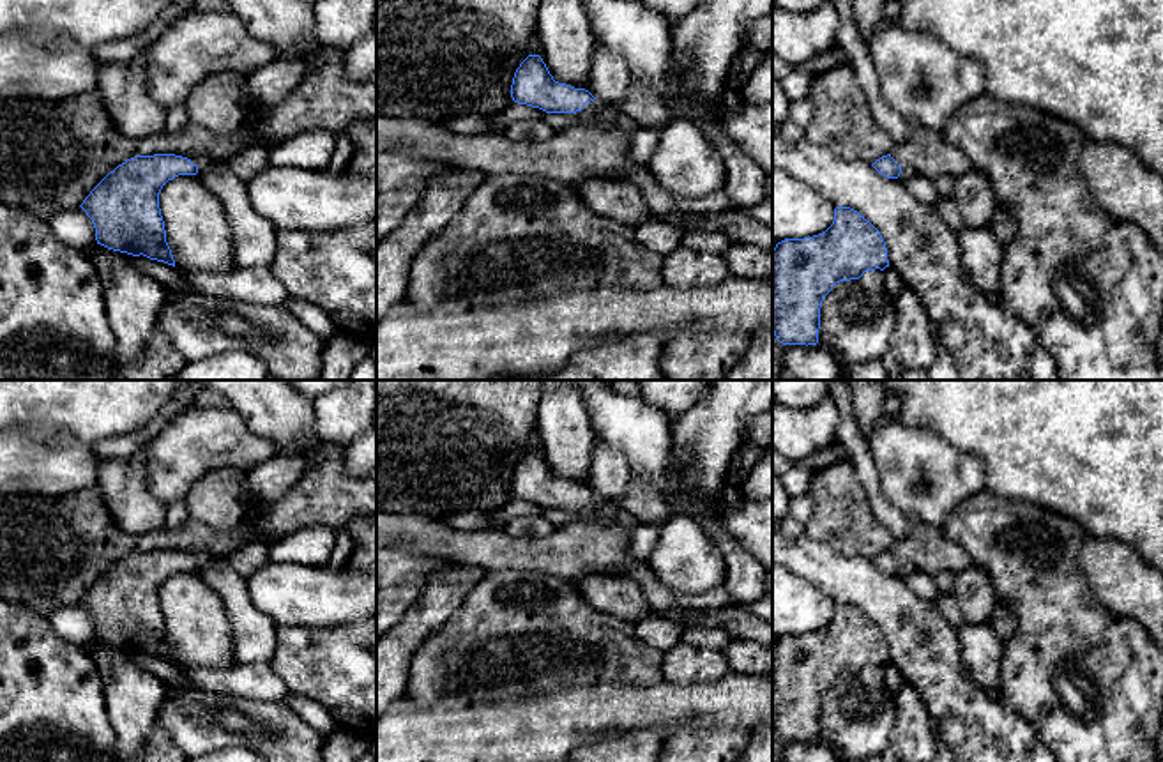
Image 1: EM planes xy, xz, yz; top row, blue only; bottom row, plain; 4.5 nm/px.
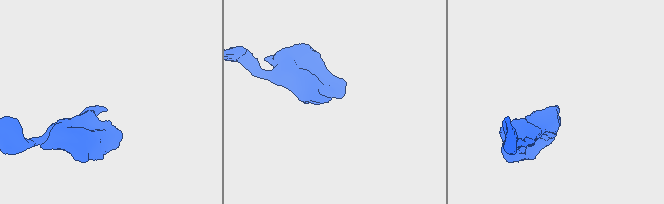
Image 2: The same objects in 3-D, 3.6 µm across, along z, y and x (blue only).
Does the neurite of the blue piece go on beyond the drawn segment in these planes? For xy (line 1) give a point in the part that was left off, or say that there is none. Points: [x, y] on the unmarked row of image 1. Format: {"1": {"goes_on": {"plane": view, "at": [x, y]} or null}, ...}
{"1": {"goes_on": {"plane": "xy", "at": [202, 557]}}}

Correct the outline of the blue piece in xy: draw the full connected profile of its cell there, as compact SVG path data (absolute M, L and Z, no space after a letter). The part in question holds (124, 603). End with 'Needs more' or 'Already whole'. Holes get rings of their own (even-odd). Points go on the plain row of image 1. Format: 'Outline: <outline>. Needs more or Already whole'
Outline: M154 550L118 560L80 601L94 619L97 640L175 663L159 589L168 576L196 571L214 557L209 552Z. Needs more

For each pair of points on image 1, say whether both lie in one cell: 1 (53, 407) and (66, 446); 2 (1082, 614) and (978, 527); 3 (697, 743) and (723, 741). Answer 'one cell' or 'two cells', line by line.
1: two cells
2: one cell
3: one cell

